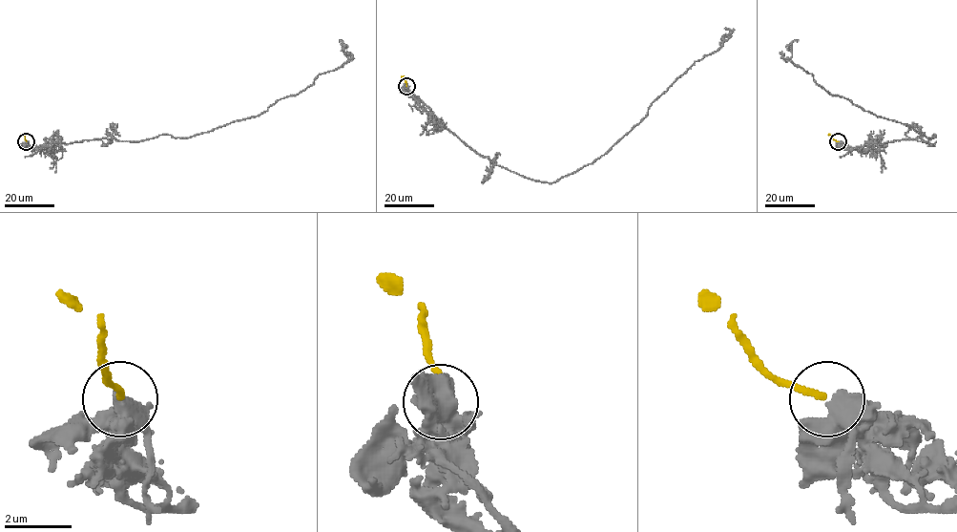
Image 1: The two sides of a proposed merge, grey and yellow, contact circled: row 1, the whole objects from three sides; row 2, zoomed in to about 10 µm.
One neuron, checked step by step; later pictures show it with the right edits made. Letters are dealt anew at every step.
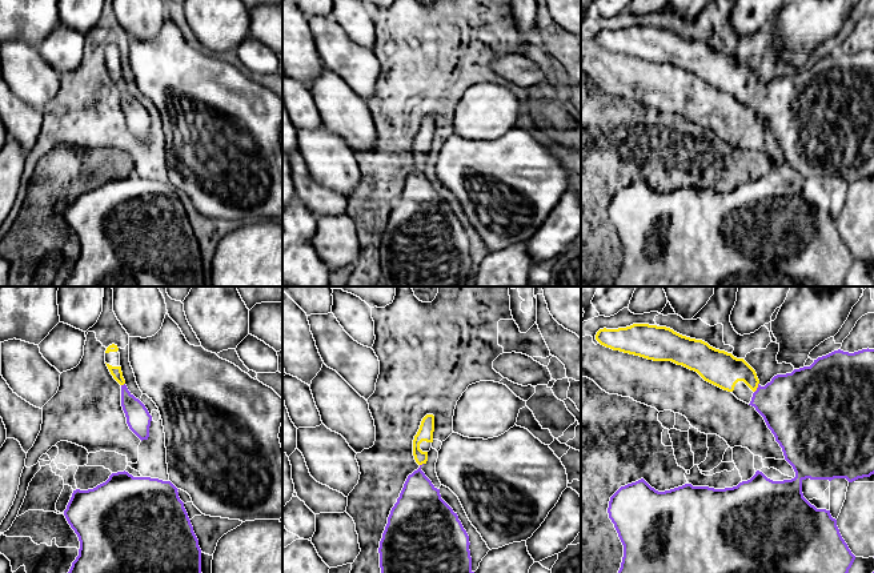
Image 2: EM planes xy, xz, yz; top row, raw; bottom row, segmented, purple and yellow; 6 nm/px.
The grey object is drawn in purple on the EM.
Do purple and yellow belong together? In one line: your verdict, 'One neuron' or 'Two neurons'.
One neuron

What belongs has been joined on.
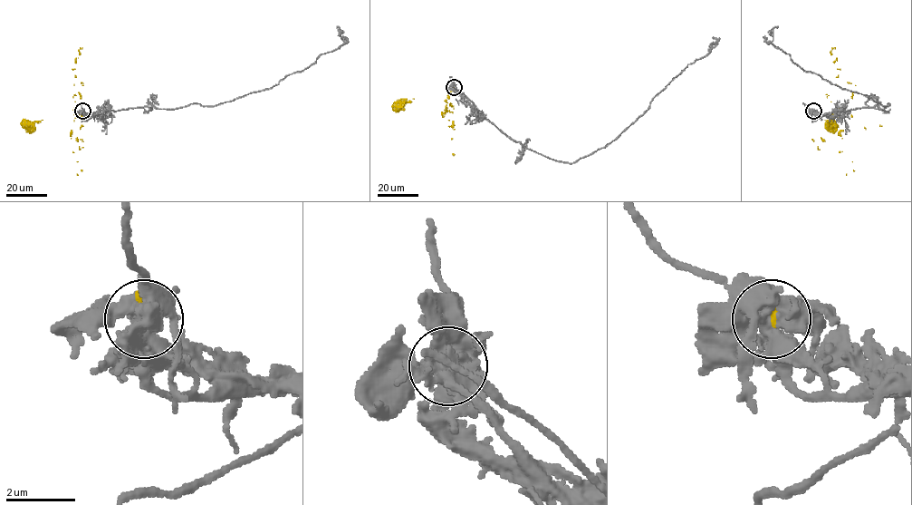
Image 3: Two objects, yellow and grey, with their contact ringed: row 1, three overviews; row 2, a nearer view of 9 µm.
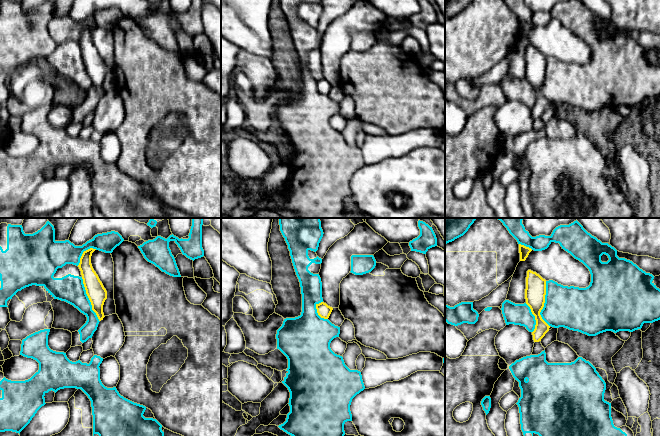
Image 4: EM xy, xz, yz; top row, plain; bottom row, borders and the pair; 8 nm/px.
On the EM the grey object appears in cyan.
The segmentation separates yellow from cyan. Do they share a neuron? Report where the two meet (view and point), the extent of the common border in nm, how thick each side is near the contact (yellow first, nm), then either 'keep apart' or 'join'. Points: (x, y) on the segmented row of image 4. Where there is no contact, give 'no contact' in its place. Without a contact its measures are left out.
yz (543, 304) | 360 nm | 170/340 nm | keep apart

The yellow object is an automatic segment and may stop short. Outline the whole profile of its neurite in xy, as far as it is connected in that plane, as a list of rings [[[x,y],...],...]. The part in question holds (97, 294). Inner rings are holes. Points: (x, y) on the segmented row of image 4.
[[[90,248],[84,251],[78,267],[81,271],[83,284],[86,294],[91,302],[92,310],[96,313],[99,321],[101,321],[105,317],[103,313],[103,305],[107,299],[107,291],[91,264],[91,256],[95,250],[96,249]]]

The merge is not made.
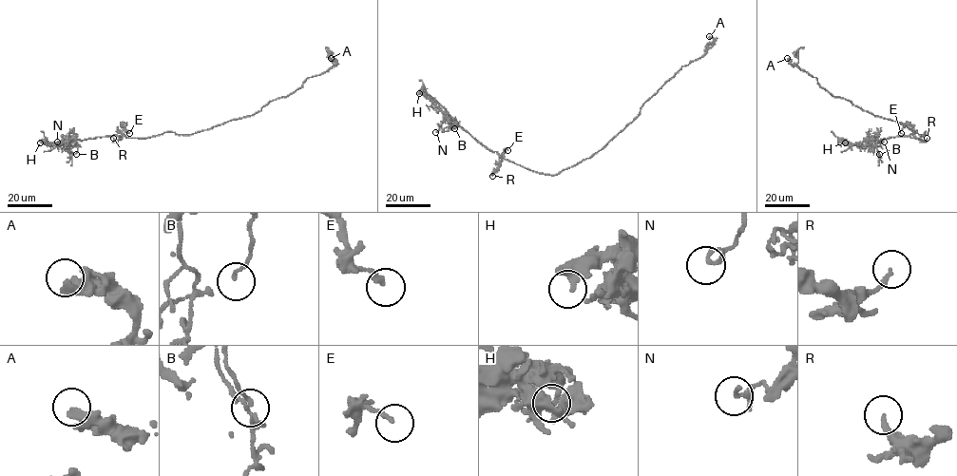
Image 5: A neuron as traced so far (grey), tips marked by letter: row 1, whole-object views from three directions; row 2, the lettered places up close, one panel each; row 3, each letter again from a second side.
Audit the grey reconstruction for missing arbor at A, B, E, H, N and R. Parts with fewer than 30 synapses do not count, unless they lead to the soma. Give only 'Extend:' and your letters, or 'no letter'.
Extend: no letter

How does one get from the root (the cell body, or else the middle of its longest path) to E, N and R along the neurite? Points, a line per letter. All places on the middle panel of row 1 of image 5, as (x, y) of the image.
E: (583, 161), (557, 174), (545, 175), (507, 160), (501, 161), (501, 154), (506, 148), (507, 150)
N: (583, 161), (557, 174), (545, 175), (490, 151), (450, 117), (443, 119), (435, 132)
R: (583, 161), (549, 175), (503, 159), (492, 176)

